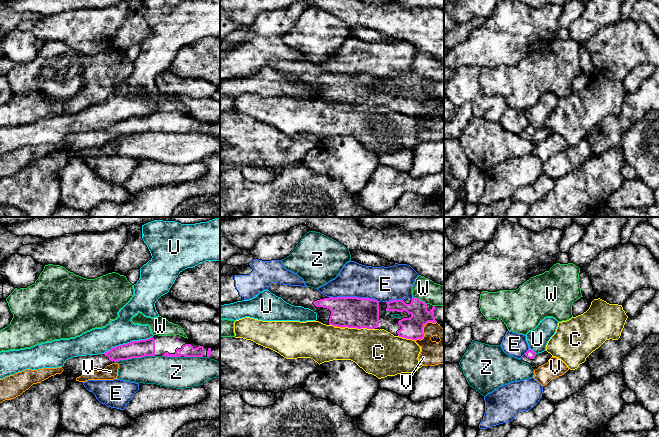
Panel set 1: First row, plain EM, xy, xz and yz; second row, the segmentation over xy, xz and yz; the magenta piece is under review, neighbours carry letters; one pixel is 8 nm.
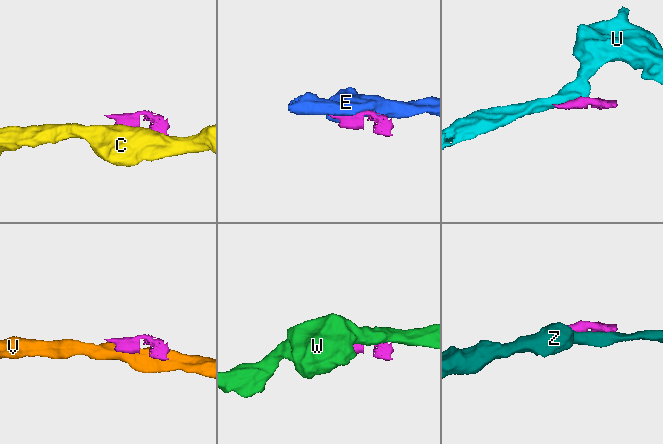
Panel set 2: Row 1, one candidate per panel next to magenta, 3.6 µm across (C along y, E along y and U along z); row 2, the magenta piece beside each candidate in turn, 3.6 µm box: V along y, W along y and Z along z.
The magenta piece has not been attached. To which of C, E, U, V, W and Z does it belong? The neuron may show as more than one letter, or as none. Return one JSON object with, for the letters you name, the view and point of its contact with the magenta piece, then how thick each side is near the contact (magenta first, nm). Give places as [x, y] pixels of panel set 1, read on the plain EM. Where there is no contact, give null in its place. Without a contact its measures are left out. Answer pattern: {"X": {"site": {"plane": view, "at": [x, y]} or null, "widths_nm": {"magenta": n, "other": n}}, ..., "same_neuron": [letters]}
{"same_neuron": []}

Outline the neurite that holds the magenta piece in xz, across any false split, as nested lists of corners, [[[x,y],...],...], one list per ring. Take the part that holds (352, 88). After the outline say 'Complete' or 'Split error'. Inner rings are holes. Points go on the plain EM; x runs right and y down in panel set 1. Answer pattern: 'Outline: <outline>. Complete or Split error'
Outline: [[[271,59],[268,65],[294,82],[309,84],[317,89],[317,96],[326,101],[348,104],[384,105],[394,112],[406,115],[423,115],[423,103],[428,99],[438,99],[444,104],[444,82],[432,82],[417,74],[378,78],[369,74],[327,73],[311,63],[282,61]]]. Split error

